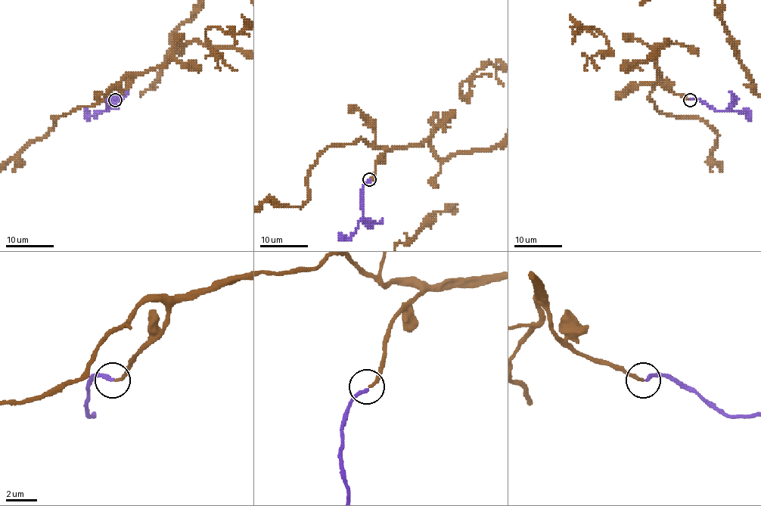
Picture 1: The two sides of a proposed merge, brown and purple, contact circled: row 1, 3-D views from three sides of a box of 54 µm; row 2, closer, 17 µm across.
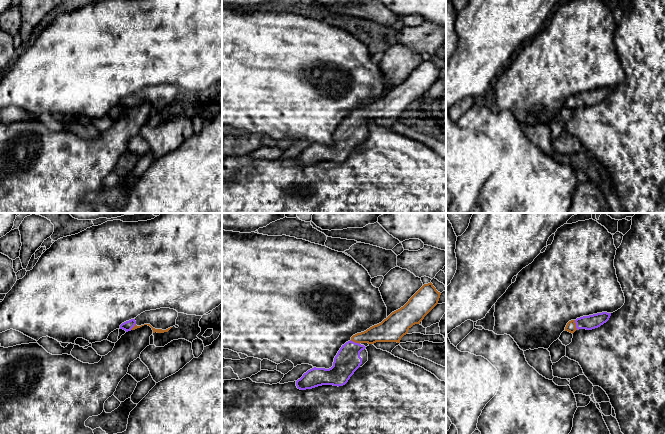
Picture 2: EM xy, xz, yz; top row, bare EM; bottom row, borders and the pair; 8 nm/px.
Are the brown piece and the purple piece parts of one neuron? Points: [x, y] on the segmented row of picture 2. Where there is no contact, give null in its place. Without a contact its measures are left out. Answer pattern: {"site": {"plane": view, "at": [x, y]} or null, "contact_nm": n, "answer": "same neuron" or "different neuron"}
{"site": {"plane": "yz", "at": [575, 325]}, "contact_nm": 80, "answer": "same neuron"}

